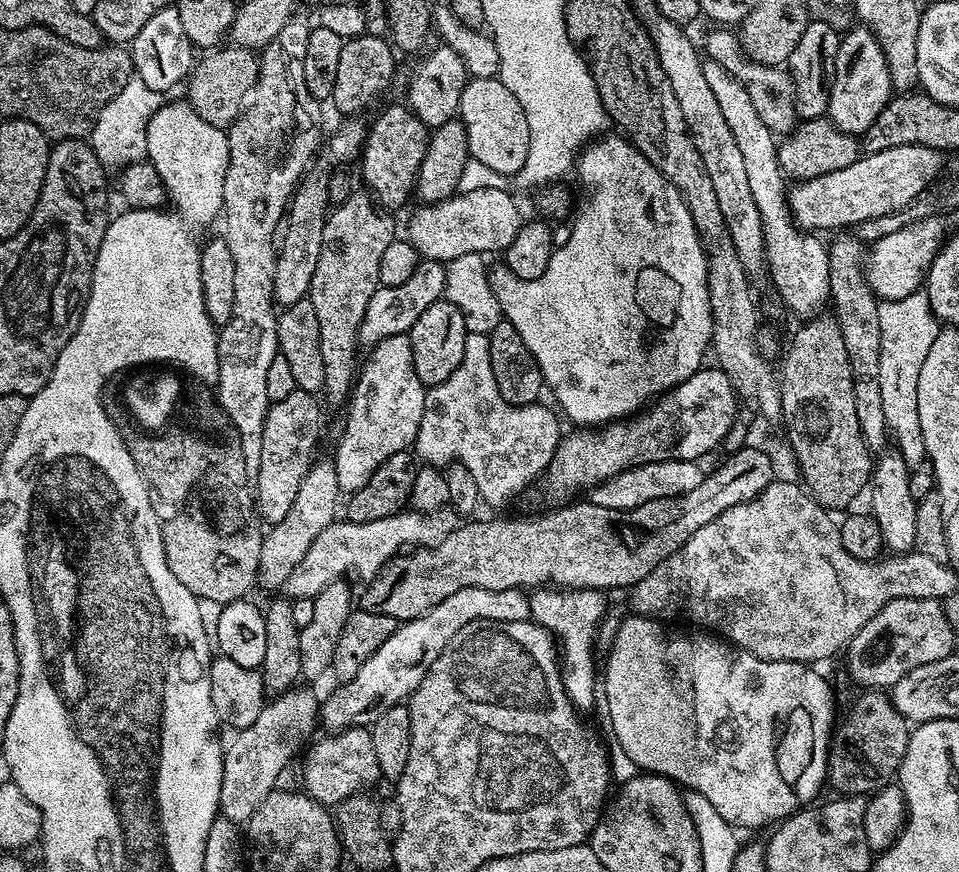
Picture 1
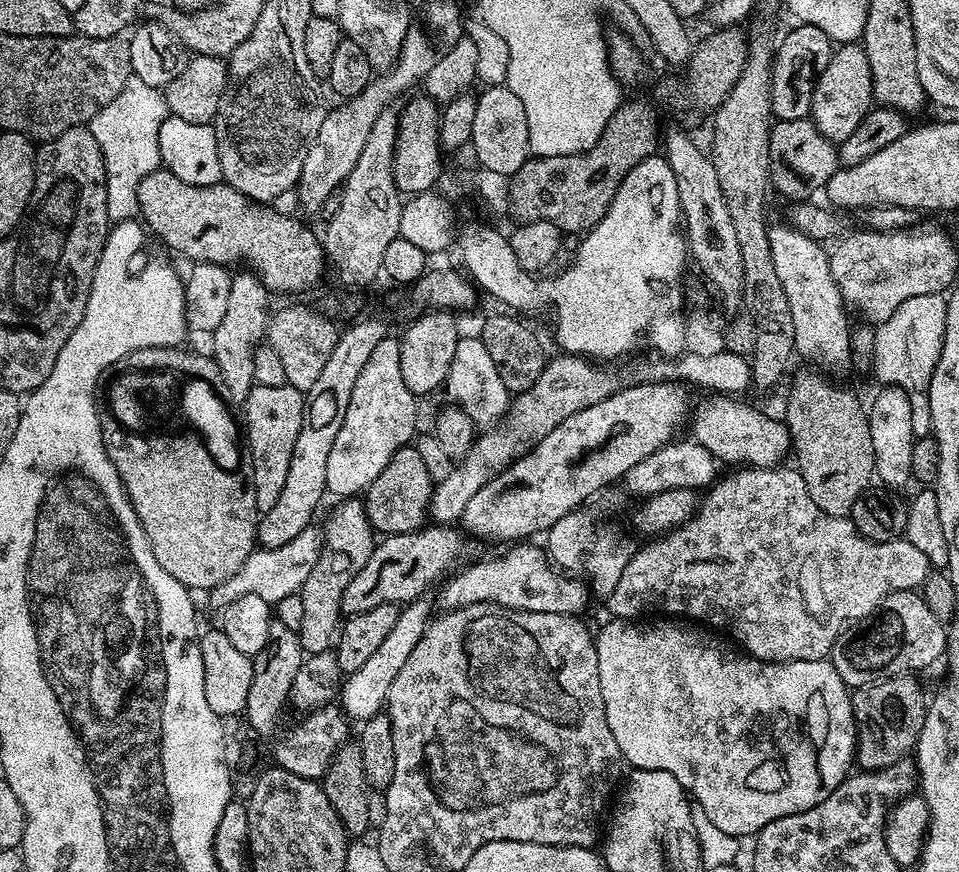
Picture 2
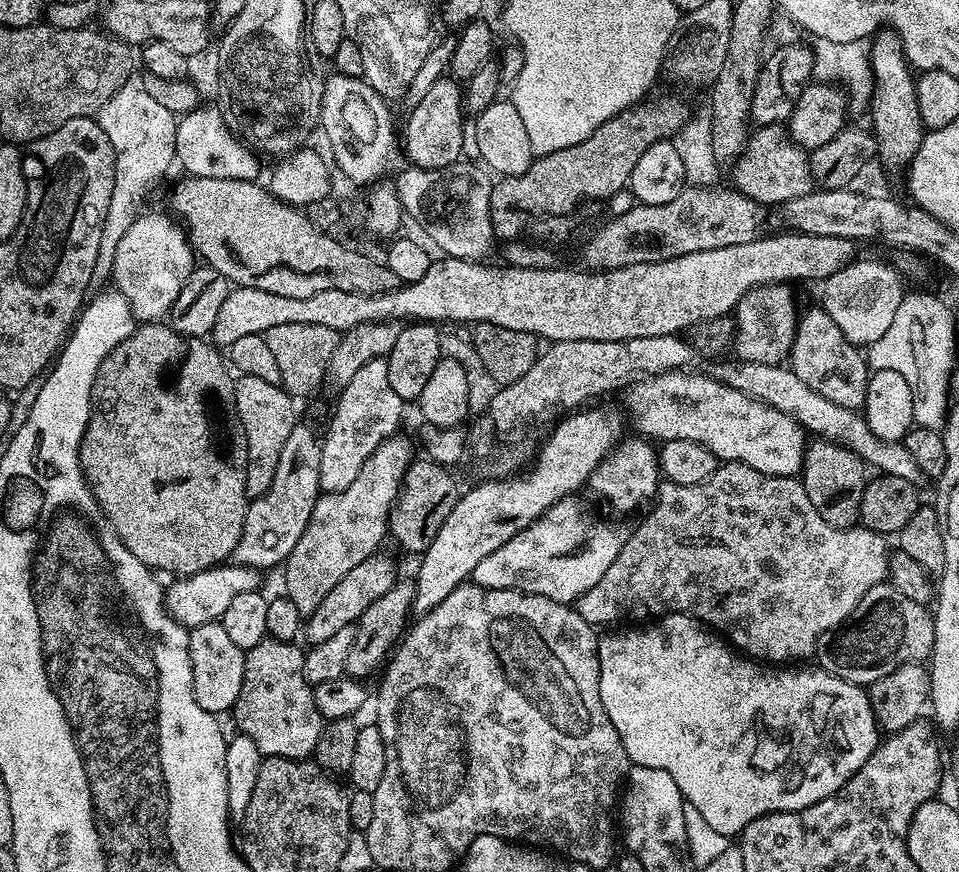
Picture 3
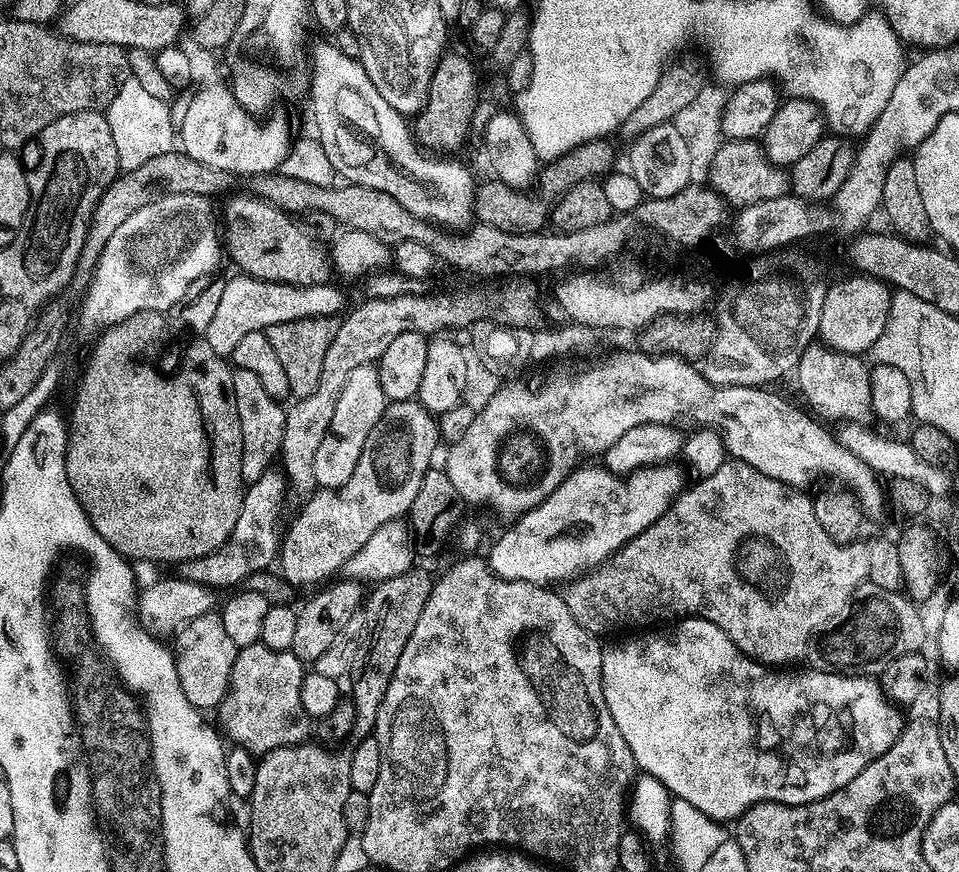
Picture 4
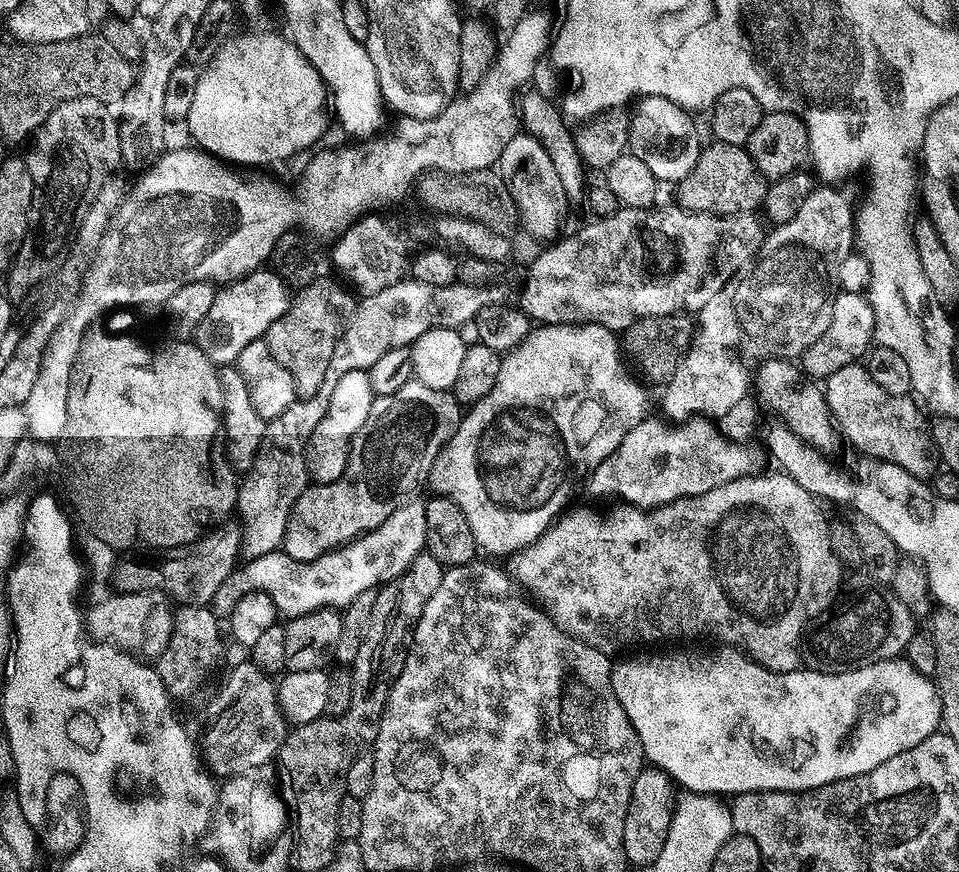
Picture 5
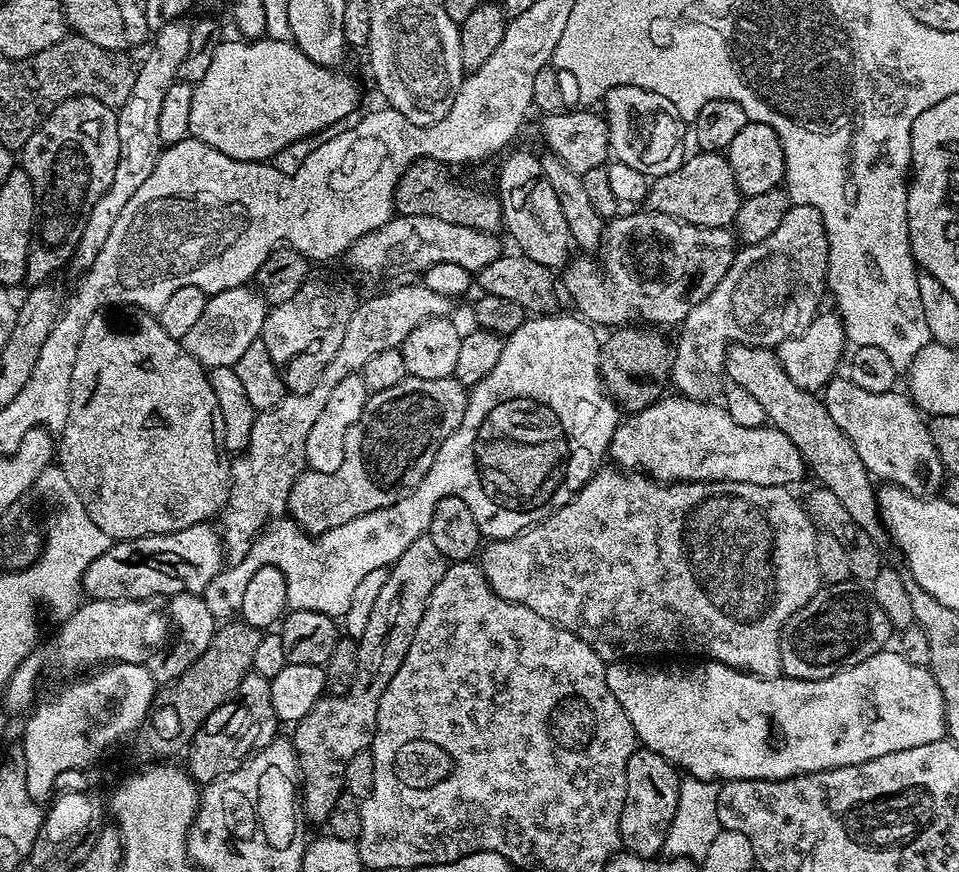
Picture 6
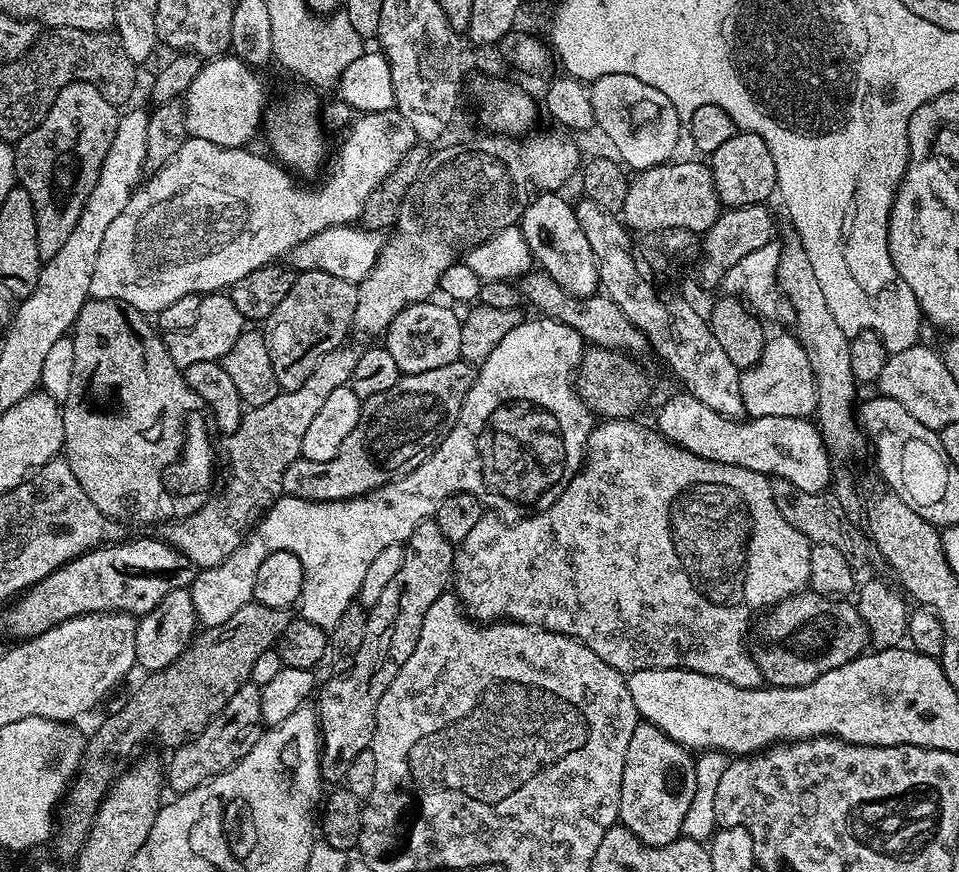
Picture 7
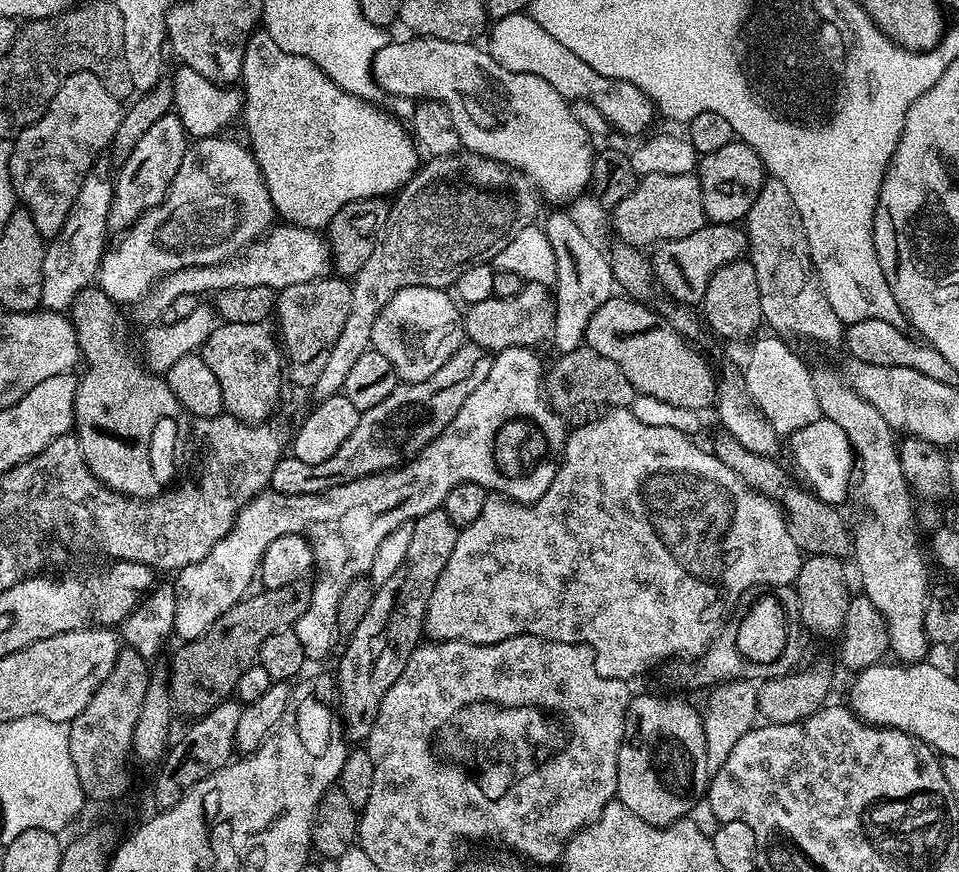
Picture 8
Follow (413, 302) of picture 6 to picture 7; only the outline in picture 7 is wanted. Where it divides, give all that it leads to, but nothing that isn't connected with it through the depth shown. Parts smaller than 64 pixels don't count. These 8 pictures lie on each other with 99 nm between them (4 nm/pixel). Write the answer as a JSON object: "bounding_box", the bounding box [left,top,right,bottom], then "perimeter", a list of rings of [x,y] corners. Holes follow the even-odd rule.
{"bounding_box":[162,347,361,569],"perimeter":[[[348,347],[330,350],[330,354],[318,362],[314,374],[310,374],[298,390],[281,390],[270,402],[257,408],[249,407],[240,421],[240,429],[227,437],[228,485],[224,493],[216,497],[213,495],[185,520],[163,525],[162,539],[190,558],[197,569],[213,568],[230,558],[230,554],[244,543],[256,521],[281,495],[282,474],[286,474],[286,466],[290,466],[290,462],[301,459],[302,437],[310,421],[318,415],[318,409],[324,405],[326,398],[330,398],[330,390],[345,387],[352,379],[354,366],[358,366],[361,349]]]}

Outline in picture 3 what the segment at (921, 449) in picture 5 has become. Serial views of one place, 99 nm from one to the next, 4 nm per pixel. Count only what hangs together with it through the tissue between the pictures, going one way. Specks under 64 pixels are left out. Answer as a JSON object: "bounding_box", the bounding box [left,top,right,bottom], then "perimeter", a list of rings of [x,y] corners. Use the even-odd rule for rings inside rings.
{"bounding_box":[790,306,870,410],"perimeter":[[[816,306],[799,319],[790,353],[790,368],[806,386],[830,402],[855,410],[863,409],[870,375],[865,353],[844,339],[842,330],[834,326],[834,318],[830,318],[823,307]]]}

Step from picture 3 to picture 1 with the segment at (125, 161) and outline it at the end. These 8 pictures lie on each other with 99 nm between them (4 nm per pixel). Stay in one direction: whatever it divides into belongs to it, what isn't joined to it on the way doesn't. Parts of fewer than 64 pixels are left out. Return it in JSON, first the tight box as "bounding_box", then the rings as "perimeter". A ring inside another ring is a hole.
{"bounding_box":[88,76,164,168],"perimeter":[[[133,76],[126,86],[115,95],[99,112],[98,118],[88,135],[89,143],[106,168],[121,168],[143,160],[148,155],[146,134],[149,120],[164,103],[163,93],[151,90],[141,79]]]}

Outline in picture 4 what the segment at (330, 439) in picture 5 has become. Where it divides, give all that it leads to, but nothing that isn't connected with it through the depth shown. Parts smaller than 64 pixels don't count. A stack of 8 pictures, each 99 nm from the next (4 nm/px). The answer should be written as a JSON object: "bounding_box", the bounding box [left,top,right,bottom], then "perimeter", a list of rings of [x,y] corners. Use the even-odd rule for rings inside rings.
{"bounding_box":[314,364,385,488],"perimeter":[[[367,364],[350,370],[350,378],[346,378],[346,386],[342,386],[338,394],[338,406],[334,406],[334,418],[328,433],[322,438],[322,446],[318,446],[318,451],[314,453],[314,478],[320,488],[340,488],[350,479],[350,474],[354,474],[354,466],[358,466],[362,446],[366,446],[370,430],[378,426],[378,418],[382,418],[385,407],[376,365]]]}

